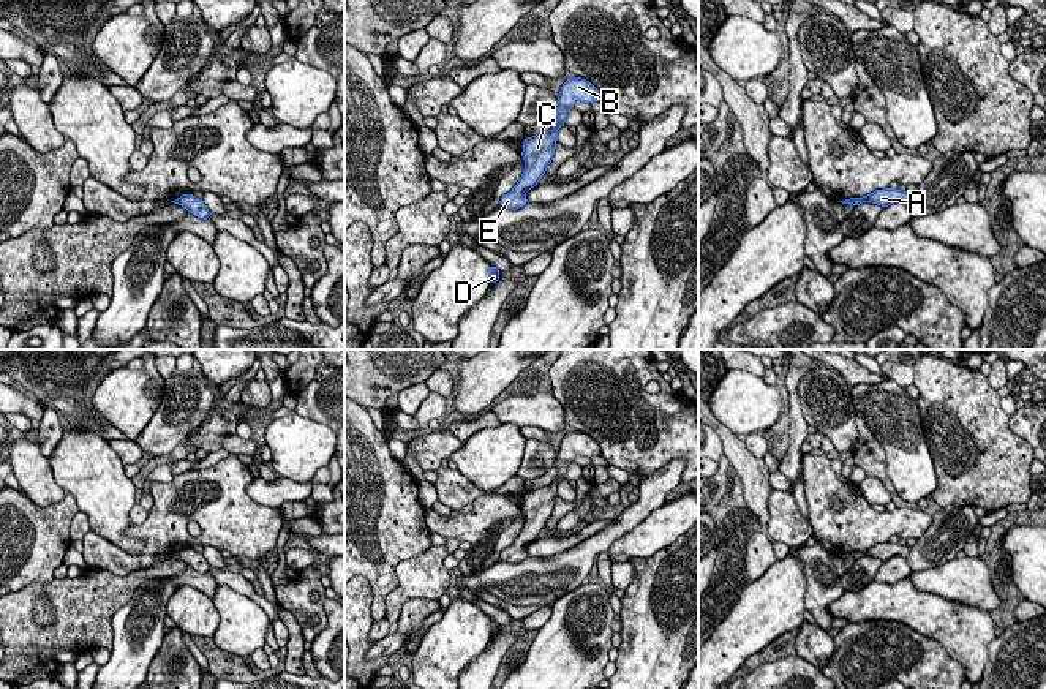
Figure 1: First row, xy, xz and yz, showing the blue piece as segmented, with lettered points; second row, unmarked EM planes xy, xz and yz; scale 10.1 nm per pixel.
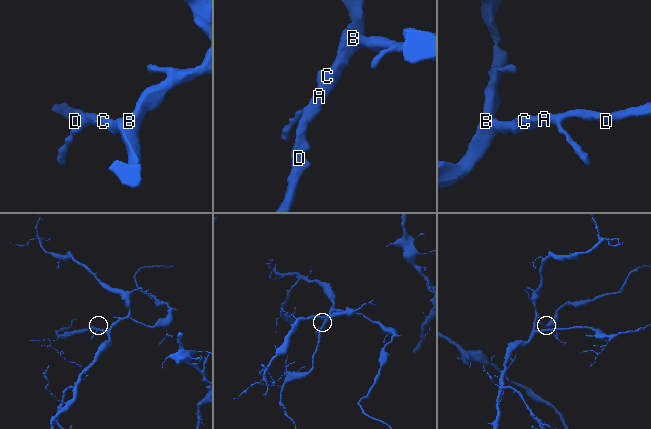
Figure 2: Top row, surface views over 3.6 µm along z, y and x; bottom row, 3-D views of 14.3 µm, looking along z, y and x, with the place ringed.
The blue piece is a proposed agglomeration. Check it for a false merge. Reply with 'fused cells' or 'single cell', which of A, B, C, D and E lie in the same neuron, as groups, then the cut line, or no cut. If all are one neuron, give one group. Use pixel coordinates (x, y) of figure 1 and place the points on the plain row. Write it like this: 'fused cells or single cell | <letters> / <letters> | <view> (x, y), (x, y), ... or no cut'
single cell | A B C D E | no cut

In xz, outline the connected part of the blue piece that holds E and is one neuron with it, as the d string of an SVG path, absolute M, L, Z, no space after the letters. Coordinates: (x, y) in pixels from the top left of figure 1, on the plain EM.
M567 431L561 441L559 452L556 455L555 465L558 468L558 476L555 480L534 491L523 493L525 525L509 548L504 548L499 555L501 561L517 564L528 558L526 545L537 539L537 534L545 528L545 523L553 514L556 501L558 482L566 479L564 474L567 466L574 463L575 455L594 457L600 455L600 447L589 435L581 431Z

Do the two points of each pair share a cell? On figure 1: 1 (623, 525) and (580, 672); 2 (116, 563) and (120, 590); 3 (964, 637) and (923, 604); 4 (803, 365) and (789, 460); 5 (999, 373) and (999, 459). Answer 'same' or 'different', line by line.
1: different
2: different
3: same
4: same
5: different

